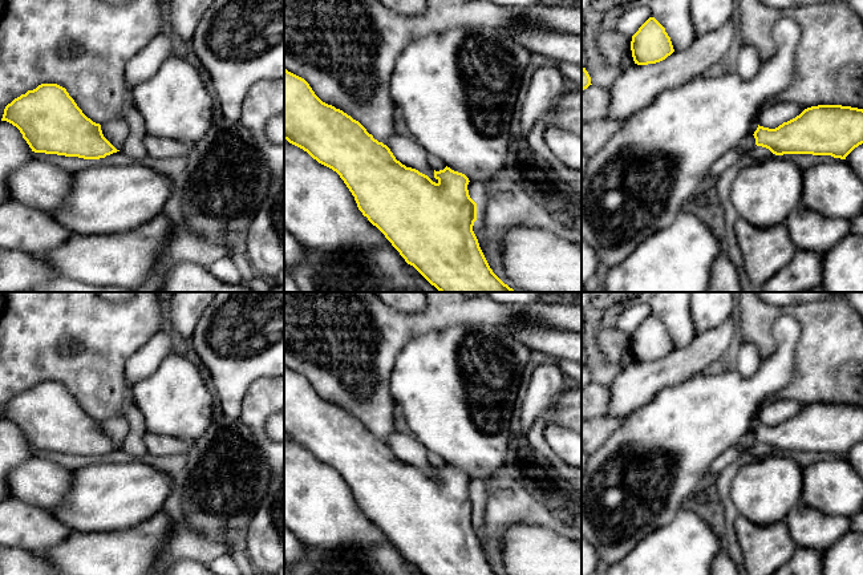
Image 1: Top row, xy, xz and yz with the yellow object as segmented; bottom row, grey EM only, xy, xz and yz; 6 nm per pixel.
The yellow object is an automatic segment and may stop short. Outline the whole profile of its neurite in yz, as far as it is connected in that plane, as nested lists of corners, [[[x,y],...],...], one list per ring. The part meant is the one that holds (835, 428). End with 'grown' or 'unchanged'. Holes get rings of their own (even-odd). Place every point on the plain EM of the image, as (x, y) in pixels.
[[[818,402],[805,406],[799,413],[783,420],[775,426],[758,422],[754,432],[745,436],[736,449],[738,453],[742,453],[747,446],[762,444],[775,453],[813,452],[846,457],[846,454],[862,441],[863,406],[842,402]]]; grown

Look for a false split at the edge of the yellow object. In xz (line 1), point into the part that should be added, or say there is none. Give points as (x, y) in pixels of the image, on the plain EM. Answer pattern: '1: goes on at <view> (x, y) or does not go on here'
1: does not go on here

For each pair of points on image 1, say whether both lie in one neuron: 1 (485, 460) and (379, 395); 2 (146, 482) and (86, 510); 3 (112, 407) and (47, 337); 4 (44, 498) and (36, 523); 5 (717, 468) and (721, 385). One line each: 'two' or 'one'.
1: two
2: one
3: one
4: two
5: two

